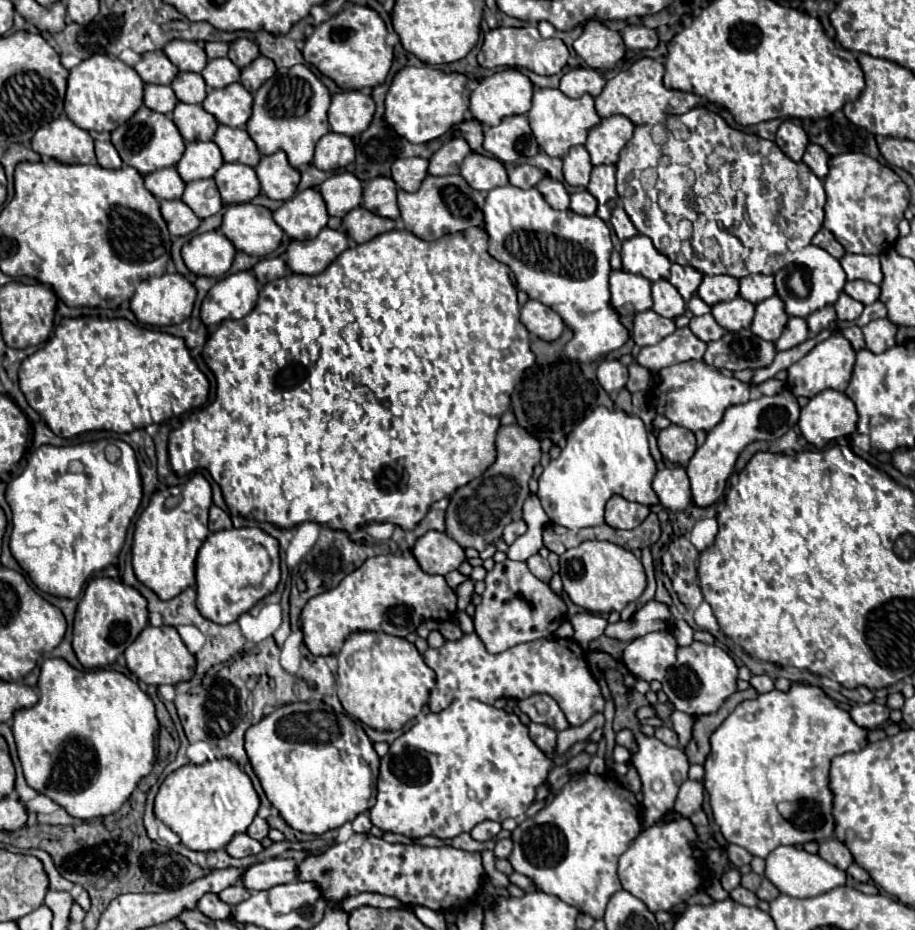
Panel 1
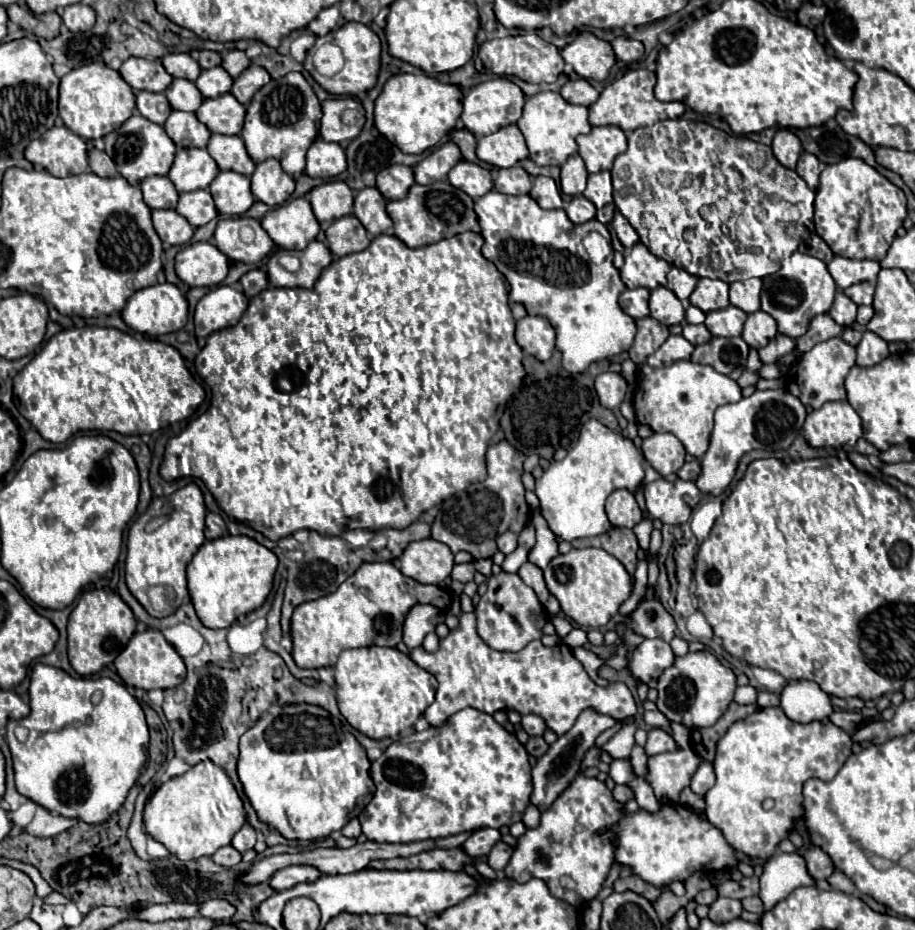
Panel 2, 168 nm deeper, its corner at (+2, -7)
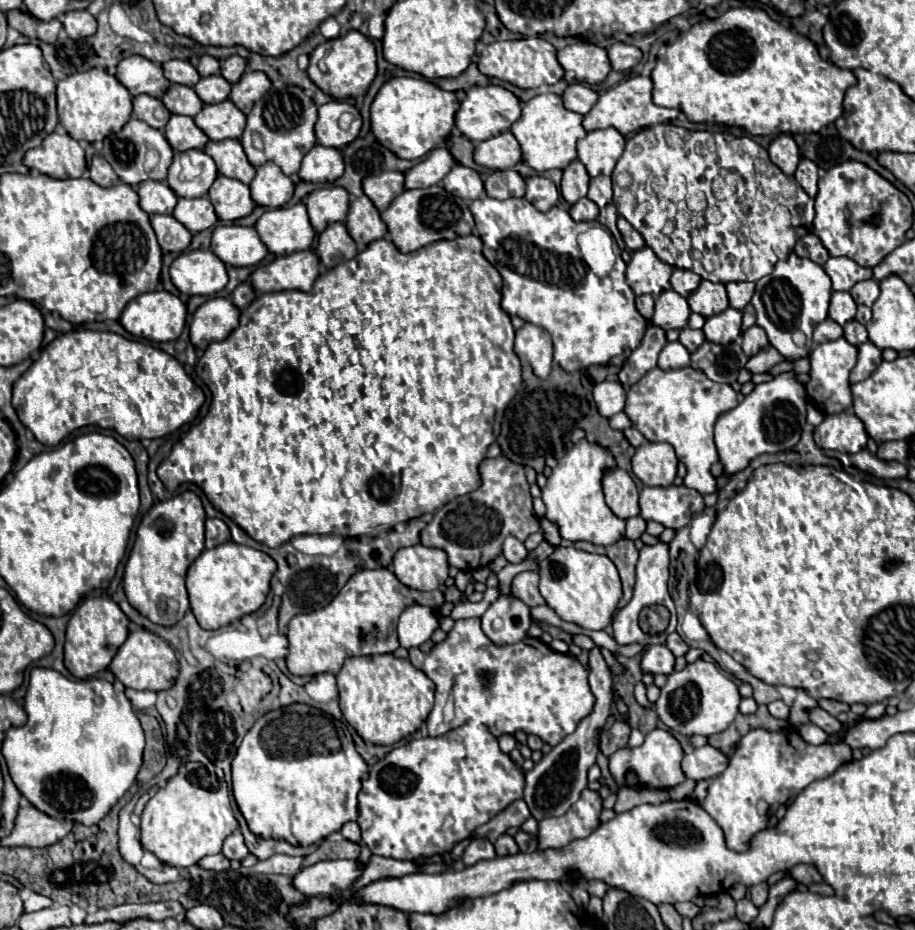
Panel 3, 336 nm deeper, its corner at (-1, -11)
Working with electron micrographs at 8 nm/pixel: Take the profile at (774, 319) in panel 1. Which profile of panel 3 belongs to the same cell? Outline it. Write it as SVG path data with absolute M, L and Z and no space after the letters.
M750 326L748 330L742 332L742 350L746 352L748 358L758 354L766 346L768 346L768 338L760 326Z

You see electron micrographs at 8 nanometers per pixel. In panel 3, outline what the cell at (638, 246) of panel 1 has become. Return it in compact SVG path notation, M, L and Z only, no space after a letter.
M642 248L632 254L632 260L628 262L626 280L628 286L636 296L652 294L658 296L664 290L670 290L670 274L672 266L658 260L652 248Z

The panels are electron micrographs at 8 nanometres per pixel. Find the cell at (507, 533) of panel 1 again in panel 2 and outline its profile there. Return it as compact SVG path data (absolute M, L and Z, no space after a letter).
M503 532L497 536L497 546L503 554L511 554L517 548L517 534L515 532Z

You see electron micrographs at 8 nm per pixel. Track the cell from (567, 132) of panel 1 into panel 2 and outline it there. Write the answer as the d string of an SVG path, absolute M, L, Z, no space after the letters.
M539 92L531 98L525 100L523 116L519 118L517 126L525 136L527 148L529 148L529 158L537 166L561 166L571 154L577 152L577 142L575 138L579 134L591 132L589 124L589 110L587 106L575 106L565 102L557 92Z

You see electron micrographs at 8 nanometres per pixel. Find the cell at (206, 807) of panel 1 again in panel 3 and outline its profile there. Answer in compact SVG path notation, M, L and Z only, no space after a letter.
M186 762L144 806L140 816L140 844L152 852L162 864L188 868L208 854L218 854L222 842L230 836L238 822L230 808L228 786L222 770L206 770L200 762Z

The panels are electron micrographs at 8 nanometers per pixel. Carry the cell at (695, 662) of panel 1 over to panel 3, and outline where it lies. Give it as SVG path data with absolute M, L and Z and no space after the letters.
M698 660L694 664L688 664L682 672L674 672L668 676L666 686L660 692L660 698L656 702L656 712L658 718L674 732L680 732L684 736L710 736L716 732L726 730L736 714L738 714L738 704L740 704L740 694L736 684L726 678L716 664Z

